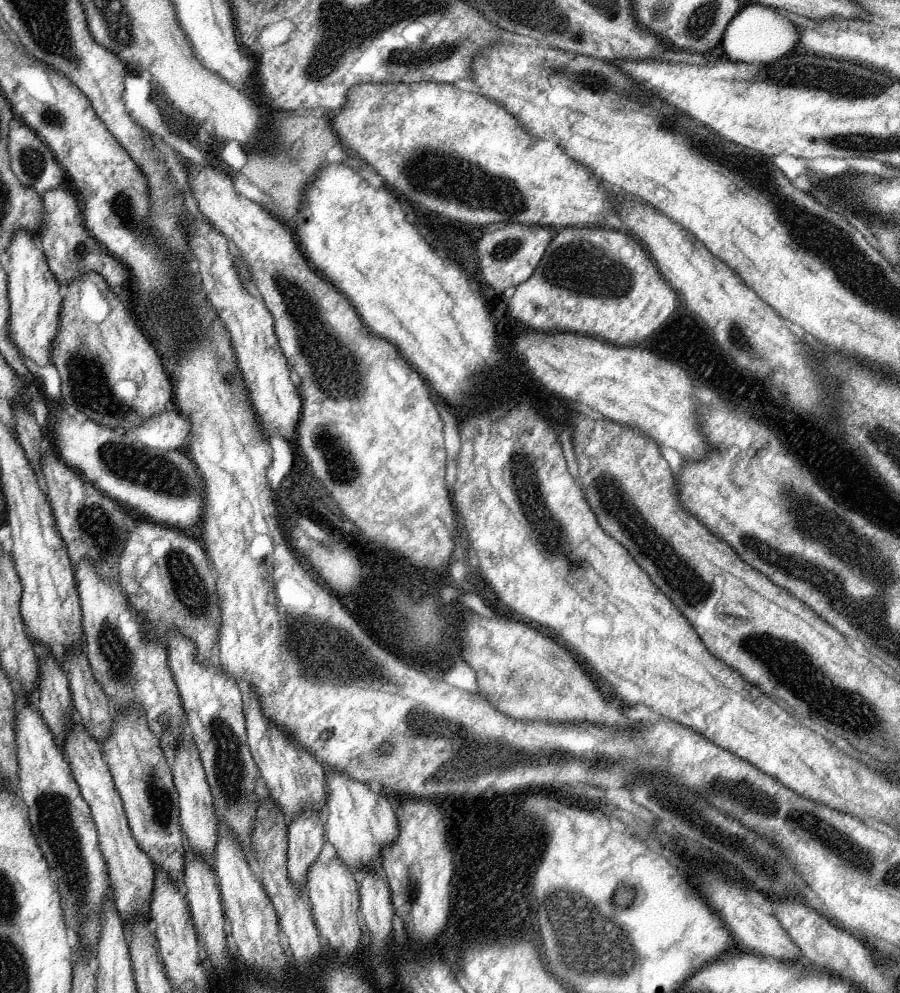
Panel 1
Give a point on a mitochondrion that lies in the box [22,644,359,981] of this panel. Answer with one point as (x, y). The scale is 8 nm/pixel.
(55, 822)

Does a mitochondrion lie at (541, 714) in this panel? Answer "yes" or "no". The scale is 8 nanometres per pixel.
no

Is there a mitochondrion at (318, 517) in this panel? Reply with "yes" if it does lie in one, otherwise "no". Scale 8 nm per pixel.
no

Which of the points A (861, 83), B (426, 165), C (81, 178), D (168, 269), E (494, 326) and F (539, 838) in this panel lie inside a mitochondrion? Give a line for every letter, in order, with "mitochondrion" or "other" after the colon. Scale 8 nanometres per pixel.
A: mitochondrion
B: mitochondrion
C: other
D: mitochondrion
E: other
F: other

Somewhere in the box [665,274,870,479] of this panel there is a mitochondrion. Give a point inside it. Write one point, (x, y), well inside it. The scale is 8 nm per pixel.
(742, 346)

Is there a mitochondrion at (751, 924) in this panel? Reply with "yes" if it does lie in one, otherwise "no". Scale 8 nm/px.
no

